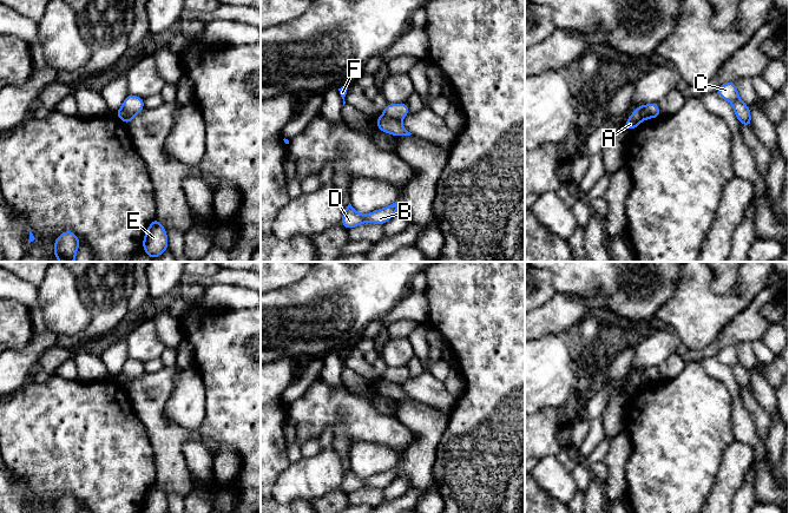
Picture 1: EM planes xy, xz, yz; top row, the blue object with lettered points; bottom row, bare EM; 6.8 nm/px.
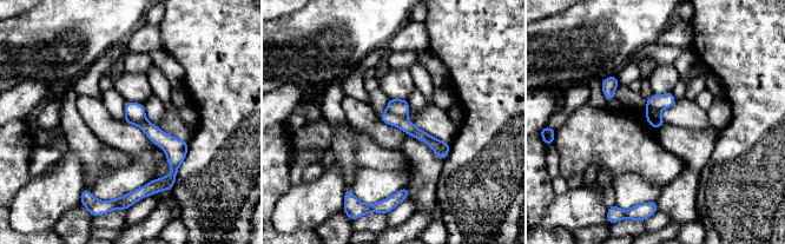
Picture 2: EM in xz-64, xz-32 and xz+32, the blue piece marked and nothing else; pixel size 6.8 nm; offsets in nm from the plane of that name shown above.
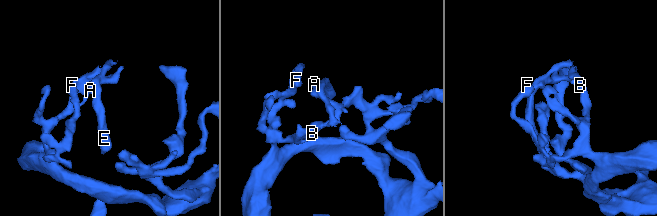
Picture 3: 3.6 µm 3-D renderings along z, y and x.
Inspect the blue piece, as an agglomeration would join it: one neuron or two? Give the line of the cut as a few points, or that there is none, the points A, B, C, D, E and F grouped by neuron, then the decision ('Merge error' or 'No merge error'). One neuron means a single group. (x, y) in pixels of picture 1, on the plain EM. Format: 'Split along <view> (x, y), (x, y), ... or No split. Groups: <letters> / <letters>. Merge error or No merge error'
Split along xz (383, 377), (399, 386). Groups: A E / B C D F. Merge error

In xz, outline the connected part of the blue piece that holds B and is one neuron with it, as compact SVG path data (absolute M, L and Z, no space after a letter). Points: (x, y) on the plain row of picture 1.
M397 465L383 473L360 479L349 467L344 473L341 488L347 493L353 493L362 487L375 487L384 489L397 476Z

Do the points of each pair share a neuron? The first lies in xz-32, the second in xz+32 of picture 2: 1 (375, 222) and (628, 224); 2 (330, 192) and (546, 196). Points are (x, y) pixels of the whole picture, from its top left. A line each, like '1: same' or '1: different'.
1: same
2: different

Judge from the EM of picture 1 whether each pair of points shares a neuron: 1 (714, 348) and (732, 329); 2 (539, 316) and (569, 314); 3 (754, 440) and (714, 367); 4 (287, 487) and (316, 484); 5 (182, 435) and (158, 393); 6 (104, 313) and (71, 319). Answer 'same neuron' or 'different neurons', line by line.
1: same neuron
2: same neuron
3: same neuron
4: same neuron
5: same neuron
6: different neurons

